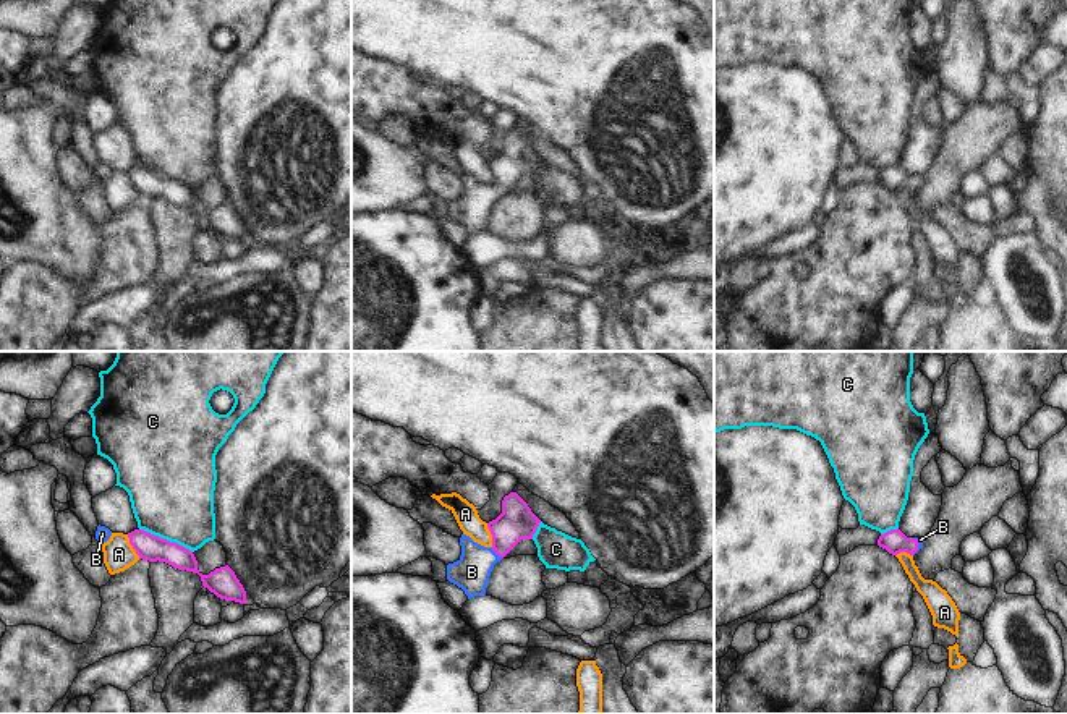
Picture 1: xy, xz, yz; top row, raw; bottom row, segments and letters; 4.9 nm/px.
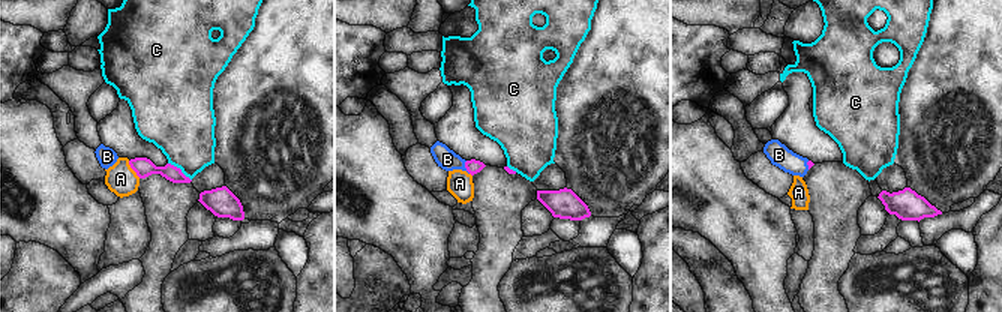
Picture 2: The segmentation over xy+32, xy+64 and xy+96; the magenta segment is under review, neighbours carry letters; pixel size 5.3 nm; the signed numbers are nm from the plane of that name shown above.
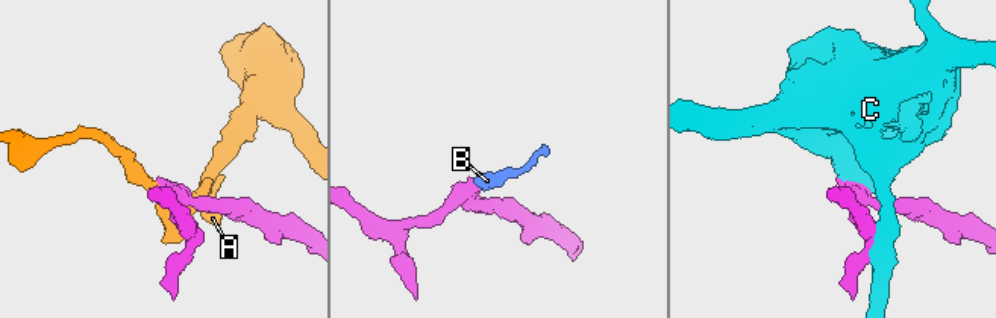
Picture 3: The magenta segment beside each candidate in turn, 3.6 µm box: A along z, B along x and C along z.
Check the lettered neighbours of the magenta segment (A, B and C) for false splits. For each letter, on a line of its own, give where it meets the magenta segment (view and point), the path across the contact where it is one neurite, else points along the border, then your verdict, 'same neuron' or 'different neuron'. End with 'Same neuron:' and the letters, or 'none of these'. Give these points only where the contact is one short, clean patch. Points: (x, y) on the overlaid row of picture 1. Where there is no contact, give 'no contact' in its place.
A: contact xy (131, 544); border xy (127, 535), (140, 557); different neuron
B: contact xz (497, 554); way xz (517, 522), (507, 531), (497, 554), (486, 557), (471, 572); same neuron
C: contact xy (165, 539); different neuron
Same neuron: B

